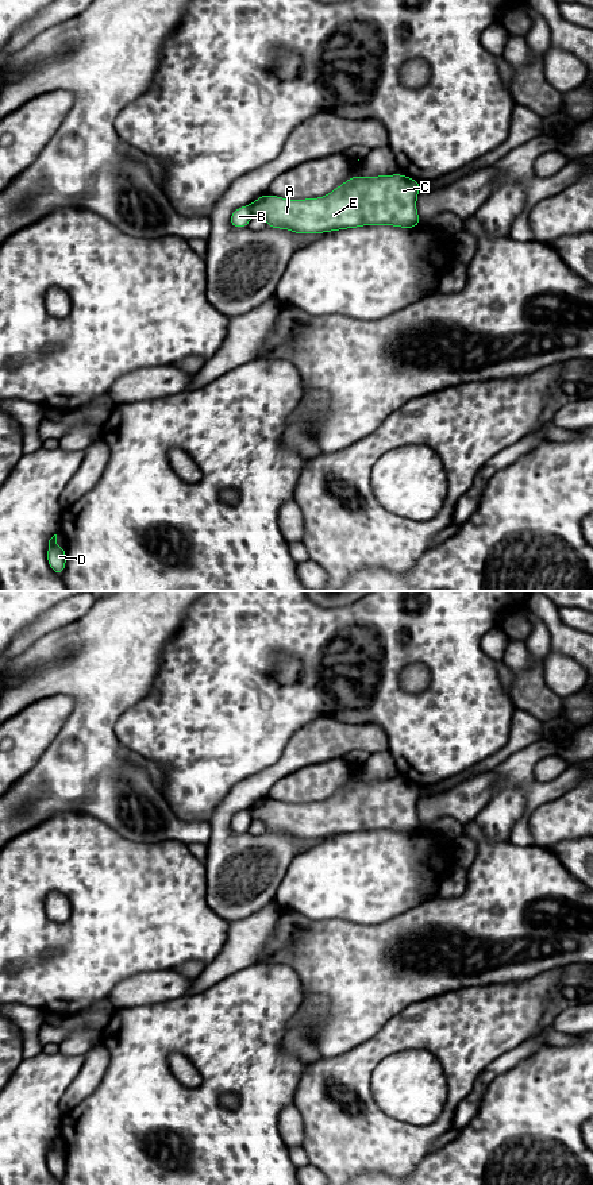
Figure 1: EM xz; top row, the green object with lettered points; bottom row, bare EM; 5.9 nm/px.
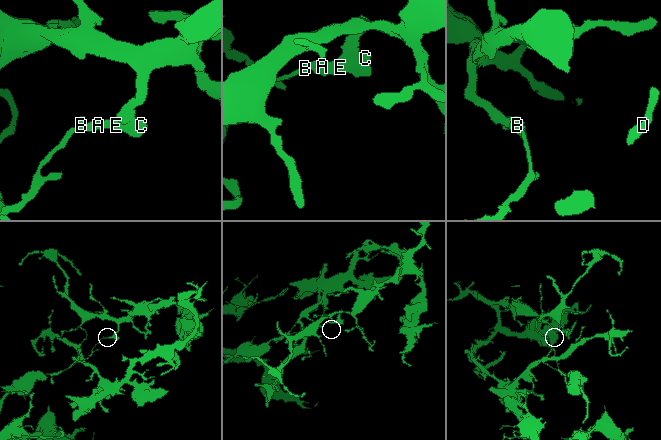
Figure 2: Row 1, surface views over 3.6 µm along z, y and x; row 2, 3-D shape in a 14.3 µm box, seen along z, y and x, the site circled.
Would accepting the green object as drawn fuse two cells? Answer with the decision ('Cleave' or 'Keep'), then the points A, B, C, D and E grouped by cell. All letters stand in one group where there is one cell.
Cleave. Groups: A C D E / B

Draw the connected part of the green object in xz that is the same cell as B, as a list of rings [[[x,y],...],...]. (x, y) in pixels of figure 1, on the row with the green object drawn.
[[[243,205],[232,212],[230,216],[230,225],[234,228],[247,228],[251,220],[251,205]]]

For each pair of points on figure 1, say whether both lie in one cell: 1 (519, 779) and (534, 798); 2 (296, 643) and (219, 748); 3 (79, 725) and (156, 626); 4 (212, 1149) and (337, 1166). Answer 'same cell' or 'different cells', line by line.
1: different cells
2: same cell
3: same cell
4: different cells

